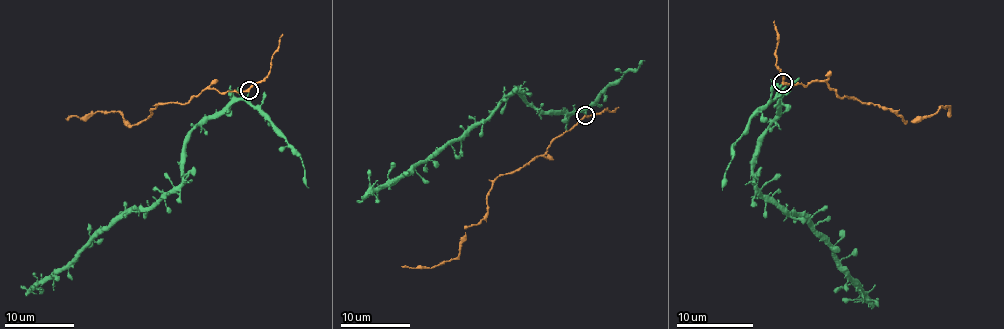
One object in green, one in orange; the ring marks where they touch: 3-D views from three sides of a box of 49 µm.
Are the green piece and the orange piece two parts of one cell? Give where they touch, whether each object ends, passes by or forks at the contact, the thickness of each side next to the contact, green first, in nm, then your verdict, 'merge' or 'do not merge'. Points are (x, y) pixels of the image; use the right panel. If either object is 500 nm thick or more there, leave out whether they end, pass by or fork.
(783, 82) | green ends | orange passes by | 130/220 nm | do not merge

